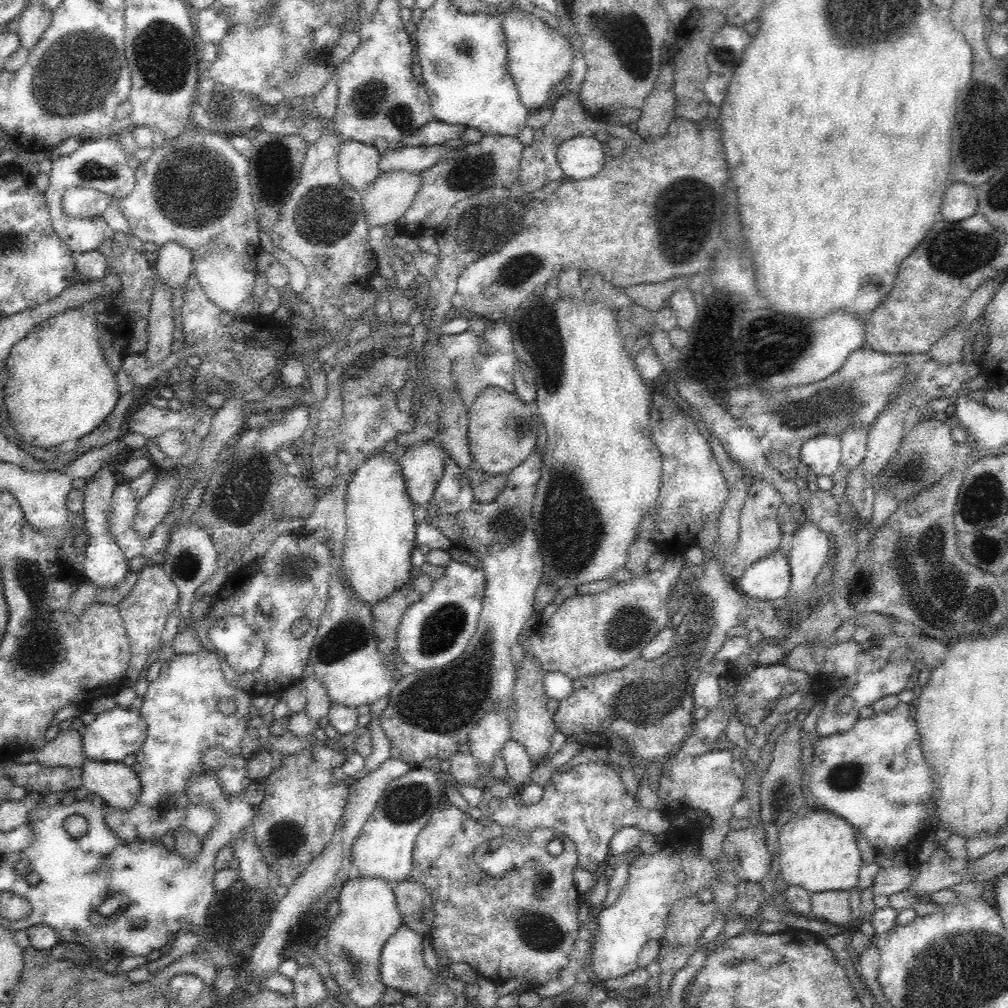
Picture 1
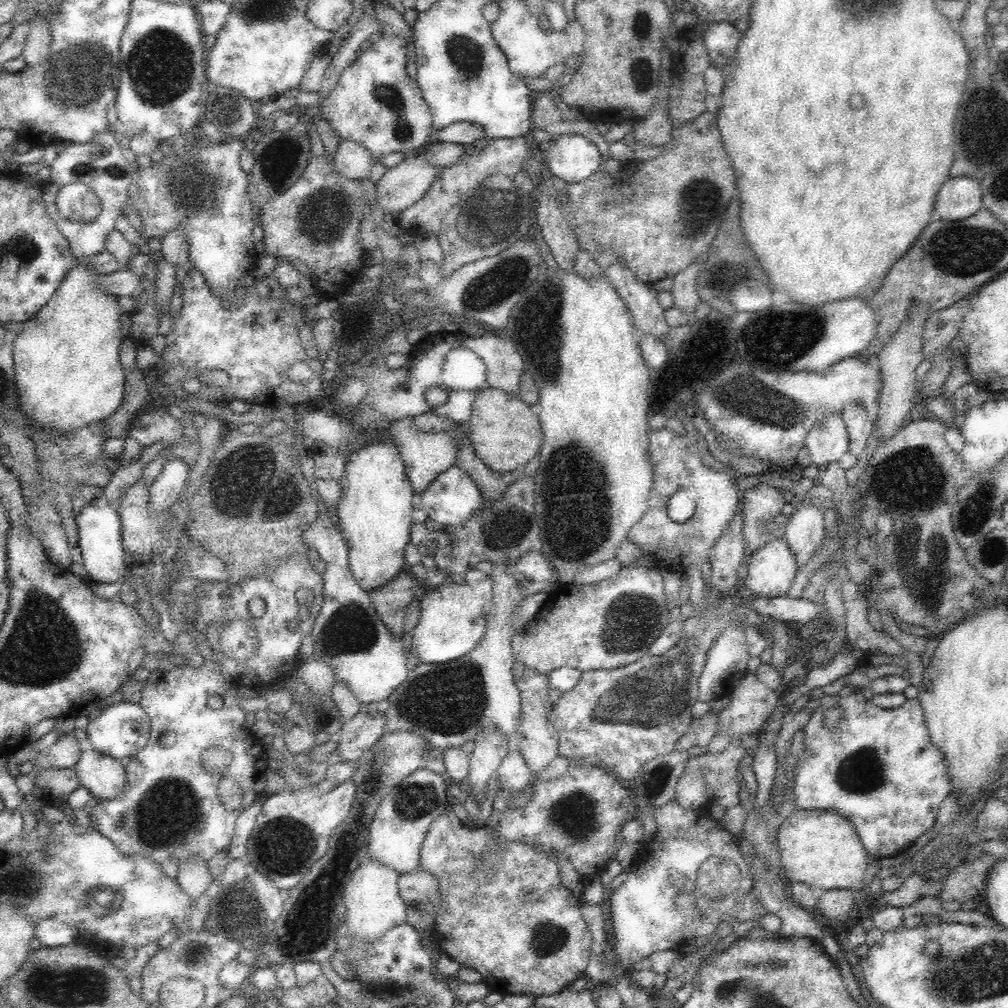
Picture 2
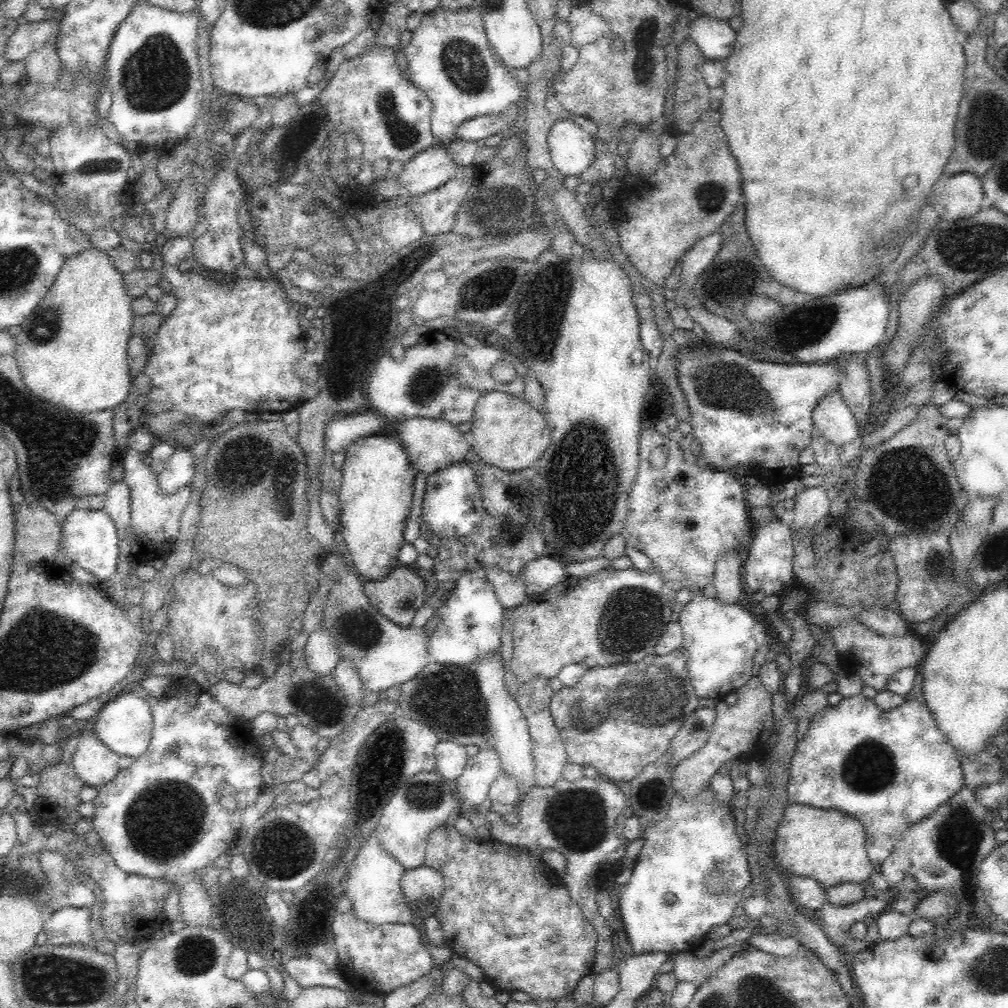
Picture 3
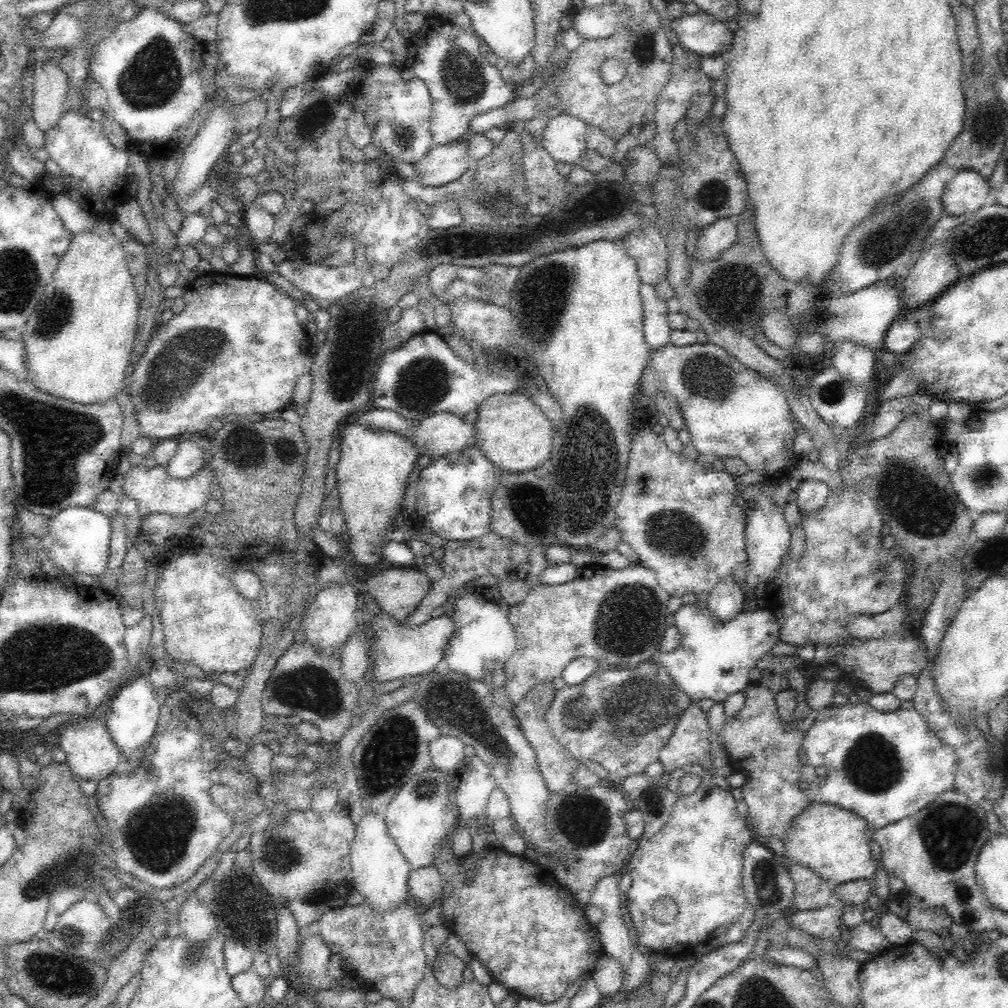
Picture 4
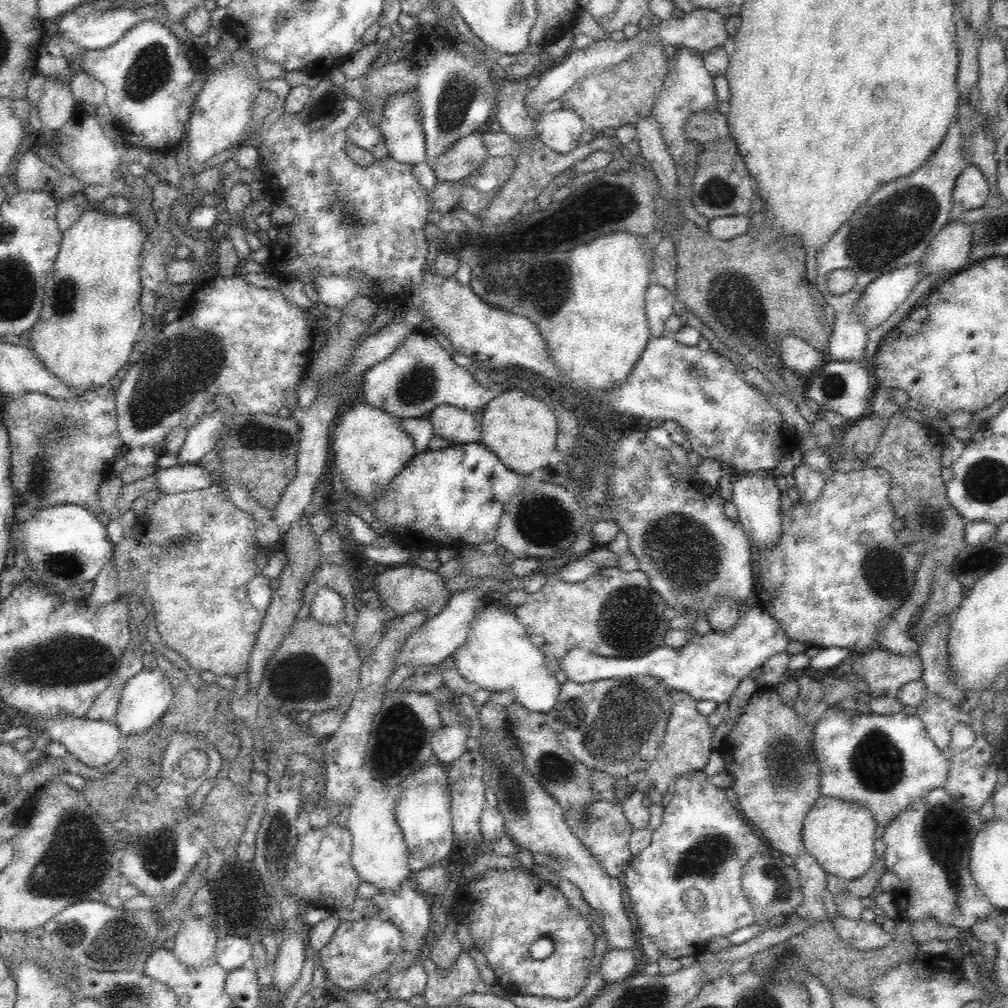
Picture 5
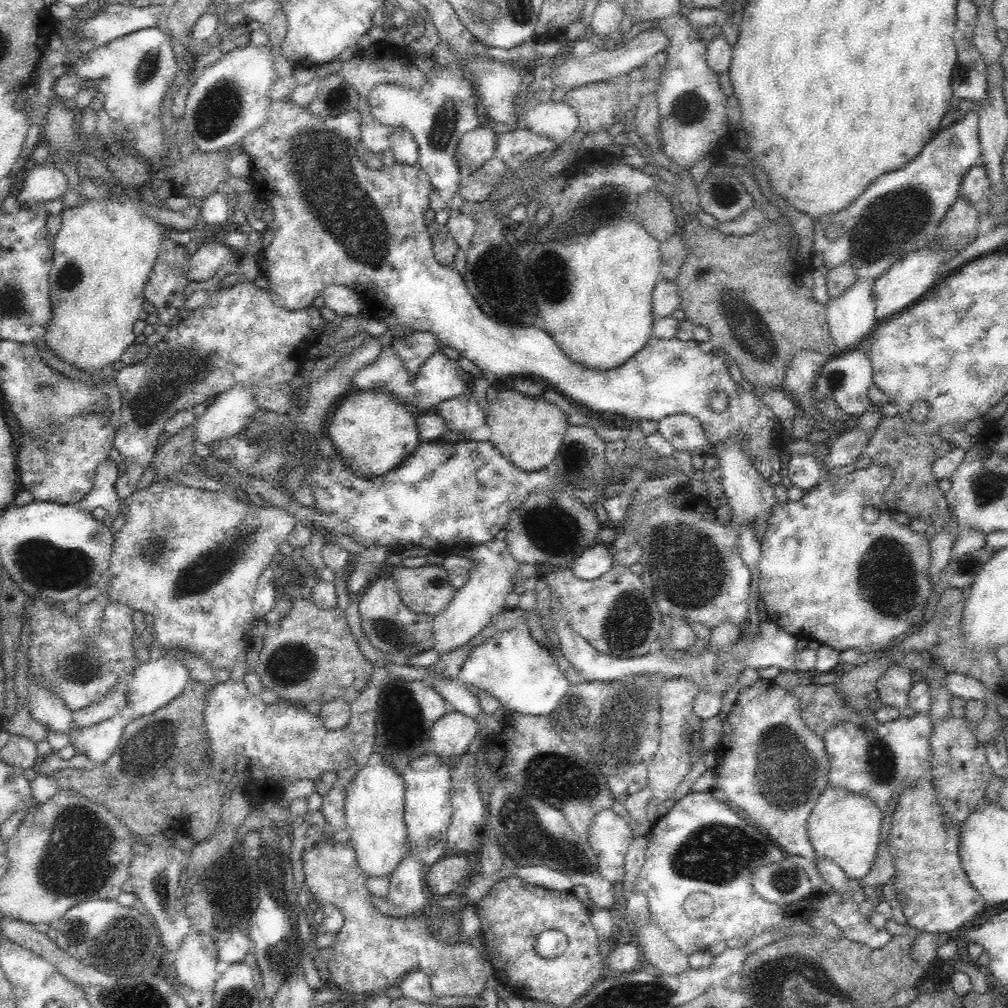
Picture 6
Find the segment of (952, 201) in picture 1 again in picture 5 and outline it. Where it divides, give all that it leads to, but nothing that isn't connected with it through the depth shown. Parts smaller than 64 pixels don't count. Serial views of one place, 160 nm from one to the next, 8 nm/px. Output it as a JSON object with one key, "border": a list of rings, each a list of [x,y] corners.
{"border":[[[970,163],[962,172],[955,183],[952,194],[954,206],[962,206],[965,212],[976,208],[981,209],[989,198],[989,183],[978,167]]]}

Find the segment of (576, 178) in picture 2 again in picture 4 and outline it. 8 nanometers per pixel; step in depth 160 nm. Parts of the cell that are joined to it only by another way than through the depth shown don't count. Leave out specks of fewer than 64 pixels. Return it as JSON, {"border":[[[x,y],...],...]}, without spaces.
{"border":[[[561,113],[549,120],[541,143],[558,164],[573,166],[586,150],[586,130],[588,126],[583,120]]]}

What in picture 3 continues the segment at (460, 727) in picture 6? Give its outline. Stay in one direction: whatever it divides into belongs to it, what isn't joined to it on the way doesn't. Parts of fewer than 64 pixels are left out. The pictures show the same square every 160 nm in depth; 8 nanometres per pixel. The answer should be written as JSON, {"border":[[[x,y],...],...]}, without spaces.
{"border":[[[440,742],[434,751],[436,771],[445,780],[456,780],[464,770],[468,754],[464,747],[456,742]]]}

